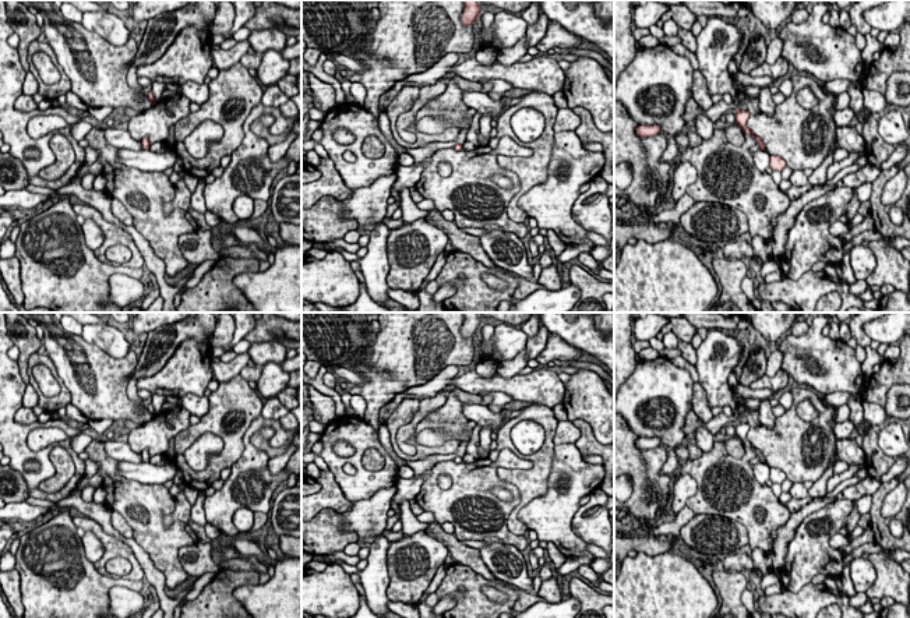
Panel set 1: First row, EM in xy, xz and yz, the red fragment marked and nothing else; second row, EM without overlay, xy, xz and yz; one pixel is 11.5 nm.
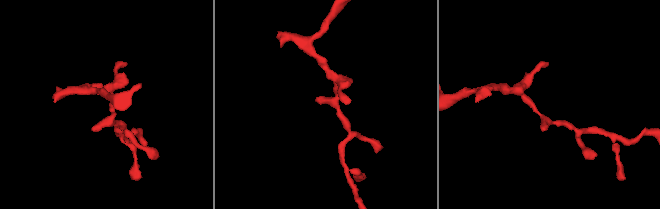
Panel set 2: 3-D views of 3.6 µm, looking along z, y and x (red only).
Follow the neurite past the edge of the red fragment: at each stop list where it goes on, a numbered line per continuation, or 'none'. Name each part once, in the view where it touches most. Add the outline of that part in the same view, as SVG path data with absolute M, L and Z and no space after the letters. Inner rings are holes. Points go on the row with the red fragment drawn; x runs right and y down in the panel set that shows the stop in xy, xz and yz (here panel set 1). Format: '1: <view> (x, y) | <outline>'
none

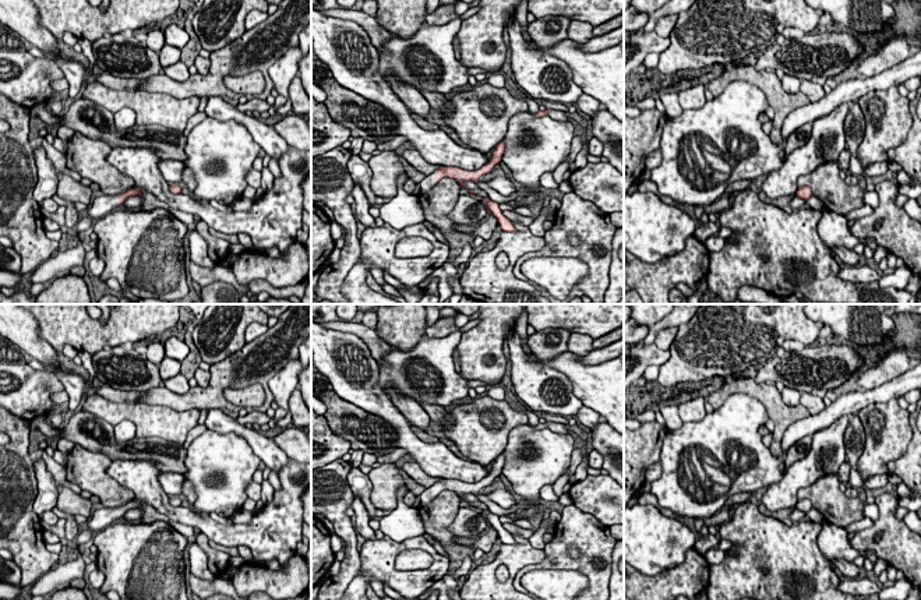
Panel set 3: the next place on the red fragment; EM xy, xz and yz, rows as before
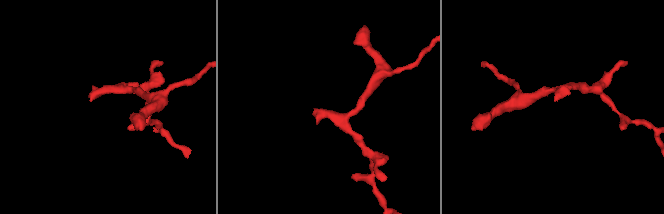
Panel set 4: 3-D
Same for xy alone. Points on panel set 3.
1: xy (101, 205) | M100 195L96 197L82 215L89 218L102 218L119 207L119 195Z

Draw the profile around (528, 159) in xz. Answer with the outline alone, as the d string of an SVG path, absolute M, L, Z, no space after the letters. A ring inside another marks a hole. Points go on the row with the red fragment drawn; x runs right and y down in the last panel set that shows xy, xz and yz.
M529 112L515 113L504 137L501 160L512 172L515 181L540 194L540 176L554 172L571 152L575 126L548 114L536 117Z

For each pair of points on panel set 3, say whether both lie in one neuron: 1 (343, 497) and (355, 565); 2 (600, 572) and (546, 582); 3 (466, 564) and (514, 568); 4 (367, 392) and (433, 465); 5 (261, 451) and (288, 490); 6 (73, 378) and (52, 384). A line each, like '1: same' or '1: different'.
1: same
2: different
3: different
4: same
5: different
6: different

